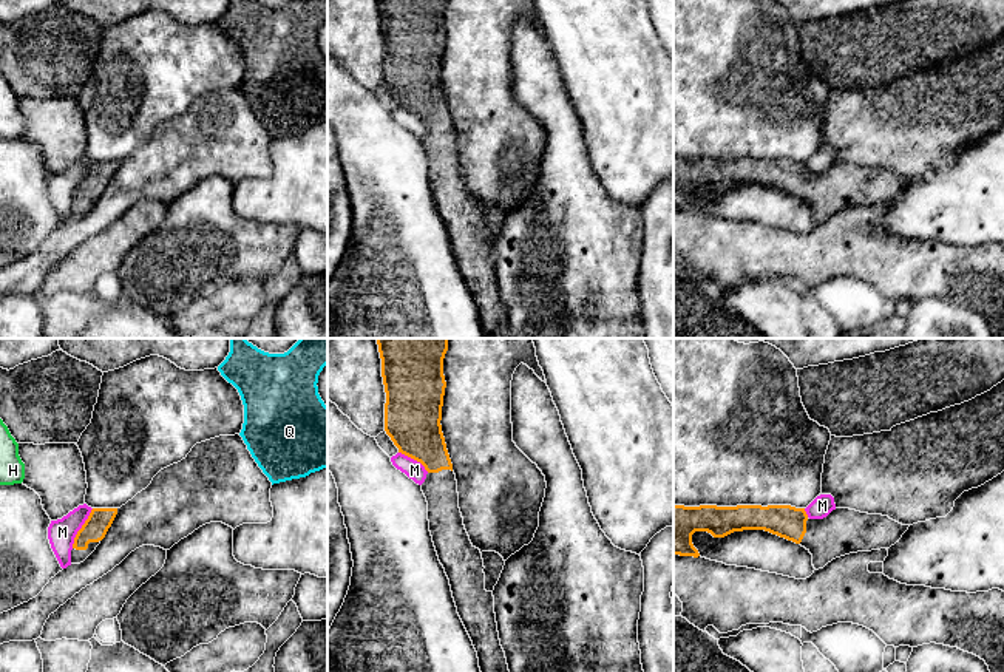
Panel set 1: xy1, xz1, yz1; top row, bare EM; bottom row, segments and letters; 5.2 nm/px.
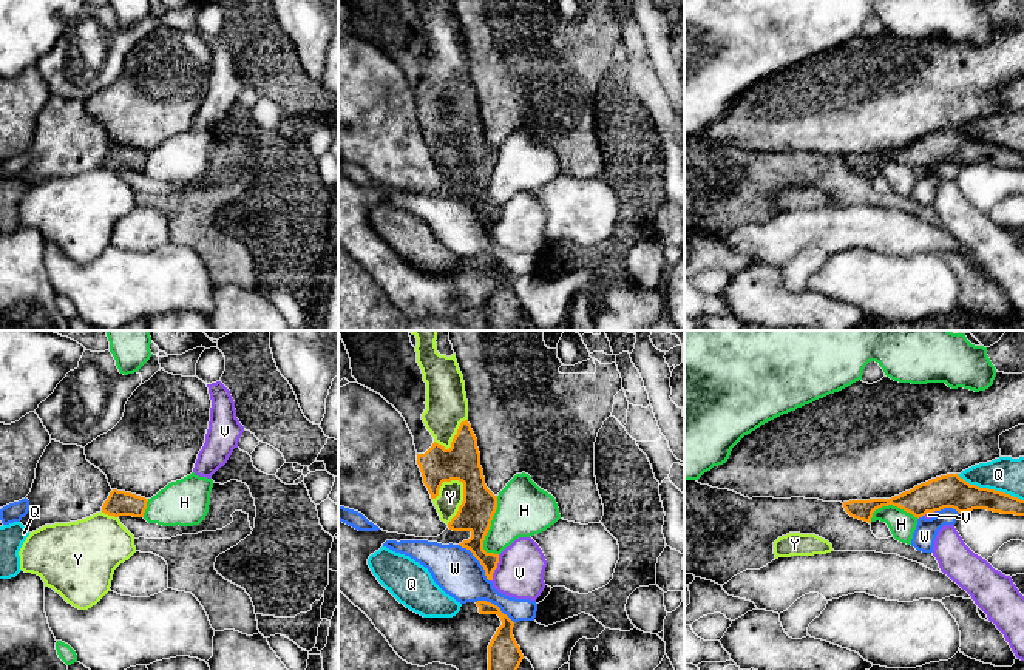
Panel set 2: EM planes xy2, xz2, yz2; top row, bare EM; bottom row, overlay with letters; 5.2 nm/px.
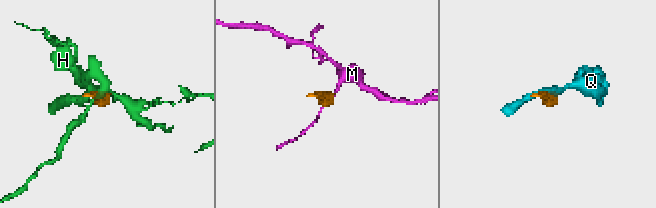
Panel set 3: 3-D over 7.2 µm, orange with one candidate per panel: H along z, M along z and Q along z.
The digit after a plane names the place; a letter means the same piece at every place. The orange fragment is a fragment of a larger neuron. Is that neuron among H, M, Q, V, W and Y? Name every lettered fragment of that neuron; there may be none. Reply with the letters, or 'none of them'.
none of them

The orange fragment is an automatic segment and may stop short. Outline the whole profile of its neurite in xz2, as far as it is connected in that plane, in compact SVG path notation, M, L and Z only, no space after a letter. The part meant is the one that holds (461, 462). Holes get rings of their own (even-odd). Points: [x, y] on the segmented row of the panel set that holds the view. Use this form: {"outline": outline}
{"outline": "M338 330L338 333L349 354L352 377L357 383L380 394L405 418L414 437L417 465L431 499L439 496L443 482L459 480L463 483L463 502L457 514L448 523L448 528L453 531L471 533L471 537L459 545L473 553L483 567L487 579L493 580L493 573L499 563L499 554L487 553L483 550L483 540L497 509L497 496L485 485L477 438L471 425L468 420L460 423L449 449L434 442L434 437L422 420L422 414L426 409L426 383L423 381L423 374L417 363L417 352L411 343L409 330Z"}

